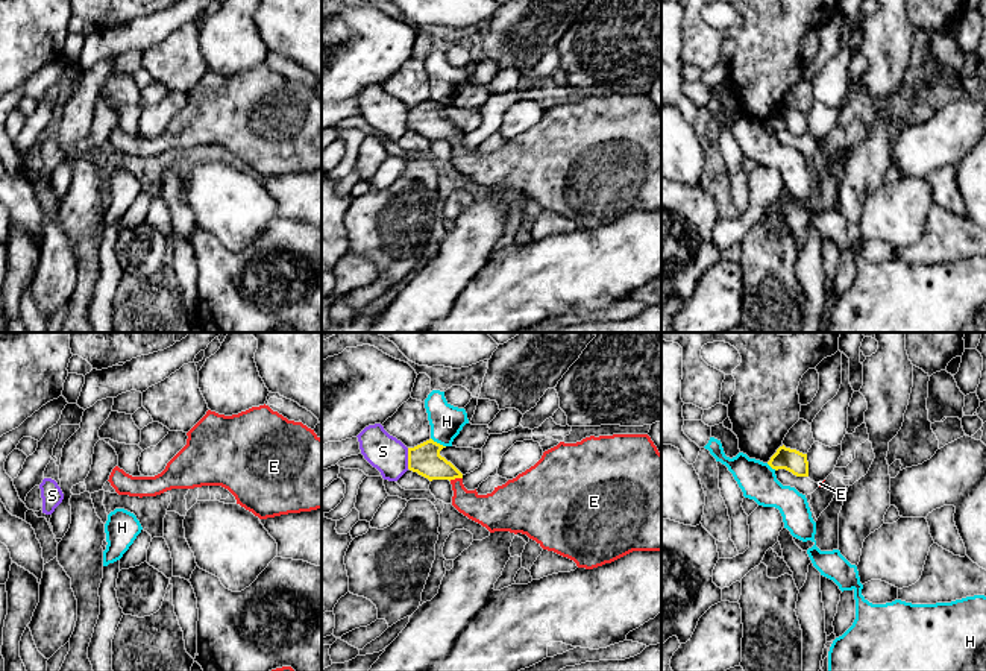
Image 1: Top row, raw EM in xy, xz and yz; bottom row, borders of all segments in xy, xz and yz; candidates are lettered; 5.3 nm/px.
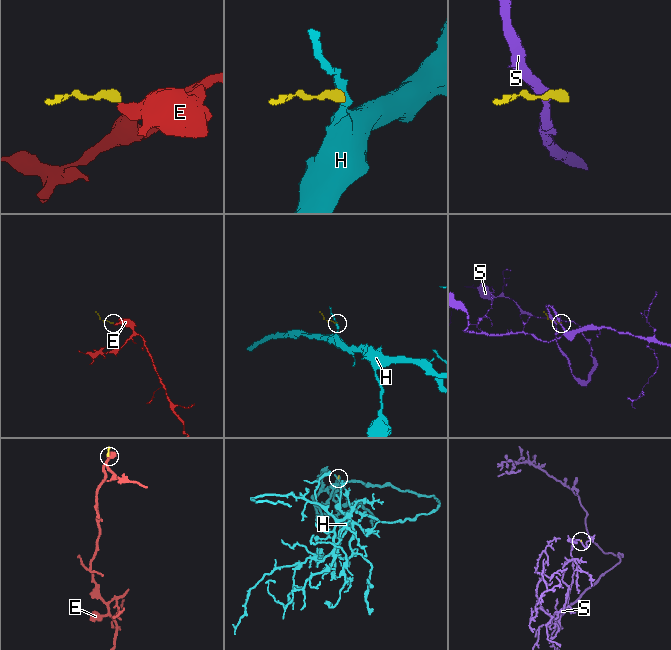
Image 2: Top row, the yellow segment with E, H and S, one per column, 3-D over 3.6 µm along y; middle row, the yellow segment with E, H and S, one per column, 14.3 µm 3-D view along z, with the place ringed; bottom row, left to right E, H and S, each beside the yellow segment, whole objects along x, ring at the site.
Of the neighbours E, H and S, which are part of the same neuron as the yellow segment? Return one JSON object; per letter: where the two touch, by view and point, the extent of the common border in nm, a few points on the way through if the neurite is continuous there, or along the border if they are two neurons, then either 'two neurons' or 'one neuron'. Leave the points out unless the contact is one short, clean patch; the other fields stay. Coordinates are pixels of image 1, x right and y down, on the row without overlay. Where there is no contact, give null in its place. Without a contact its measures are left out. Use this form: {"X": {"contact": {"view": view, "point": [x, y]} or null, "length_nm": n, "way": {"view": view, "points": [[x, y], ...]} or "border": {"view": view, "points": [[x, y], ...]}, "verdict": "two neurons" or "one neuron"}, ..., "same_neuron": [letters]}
{"E": {"contact": {"view": "xz", "point": [455, 137]}, "length_nm": 70, "way": {"view": "xz", "points": [[425, 119], [455, 137], [458, 149], [489, 170]]}, "verdict": "one neuron"}, "H": {"contact": {"view": "xz", "point": [439, 103]}, "length_nm": 90, "border": {"view": "xz", "points": [[431, 97], [445, 107]]}, "verdict": "two neurons"}, "S": {"contact": {"view": "xz", "point": [408, 119]}, "length_nm": 110, "border": {"view": "xz", "points": [[407, 108], [408, 128]]}, "verdict": "two neurons"}, "same_neuron": ["E"]}

